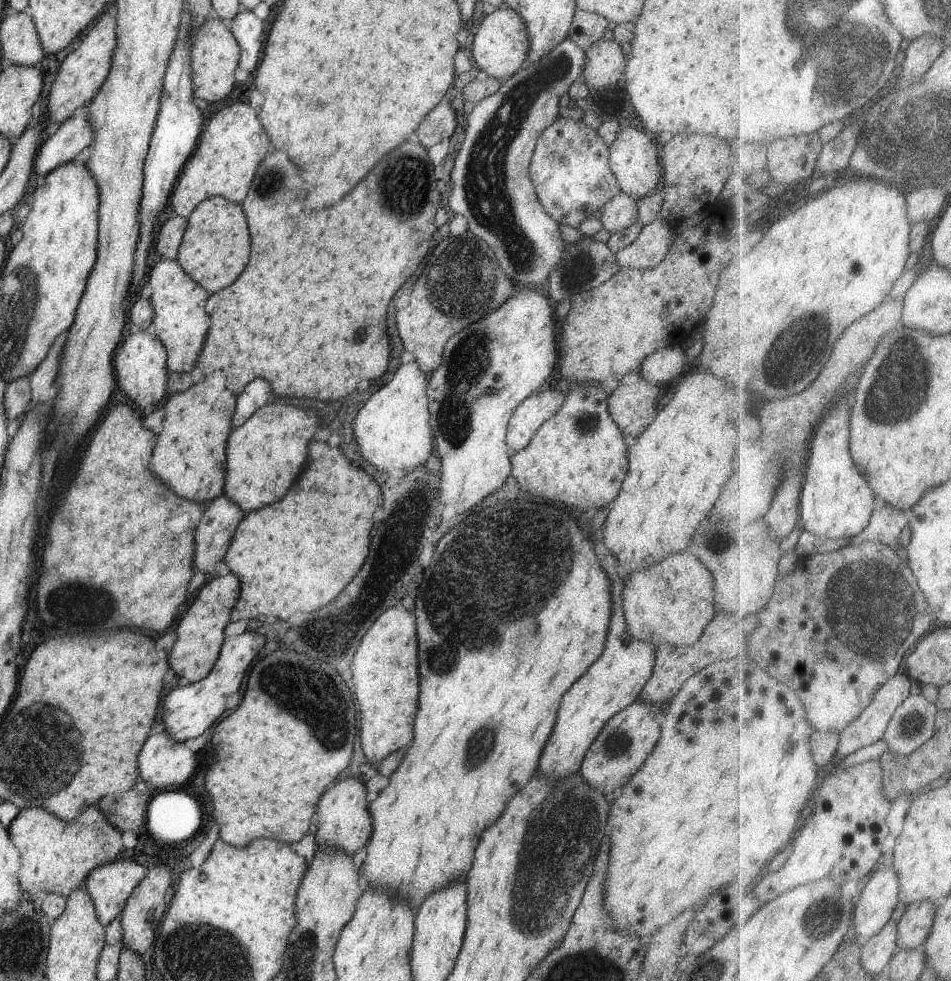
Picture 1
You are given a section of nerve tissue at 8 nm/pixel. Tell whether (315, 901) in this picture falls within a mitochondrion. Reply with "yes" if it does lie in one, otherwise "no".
no

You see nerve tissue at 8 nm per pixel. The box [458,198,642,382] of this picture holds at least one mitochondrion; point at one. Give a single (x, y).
(574, 270)

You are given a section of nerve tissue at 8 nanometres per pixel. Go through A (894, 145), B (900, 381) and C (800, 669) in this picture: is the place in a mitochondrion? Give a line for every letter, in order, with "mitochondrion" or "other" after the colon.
A: mitochondrion
B: mitochondrion
C: other

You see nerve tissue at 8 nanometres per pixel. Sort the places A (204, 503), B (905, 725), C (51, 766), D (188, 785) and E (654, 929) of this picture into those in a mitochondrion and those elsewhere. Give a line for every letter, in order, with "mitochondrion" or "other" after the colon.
A: other
B: mitochondrion
C: mitochondrion
D: other
E: other

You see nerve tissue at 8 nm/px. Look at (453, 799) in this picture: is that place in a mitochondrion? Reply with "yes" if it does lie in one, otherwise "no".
no

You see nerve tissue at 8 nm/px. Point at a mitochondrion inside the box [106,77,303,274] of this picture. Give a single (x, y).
(271, 180)

